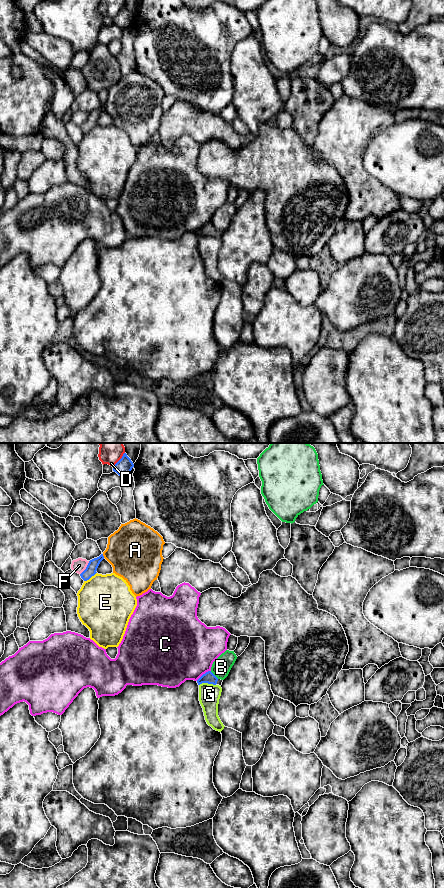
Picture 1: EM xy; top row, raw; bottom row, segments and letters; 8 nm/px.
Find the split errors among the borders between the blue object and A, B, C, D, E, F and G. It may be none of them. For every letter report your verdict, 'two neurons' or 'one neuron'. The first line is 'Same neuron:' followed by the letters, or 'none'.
Same neuron: none
A: two neurons
B: two neurons
C: two neurons
D: two neurons
E: two neurons
F: two neurons
G: two neurons

